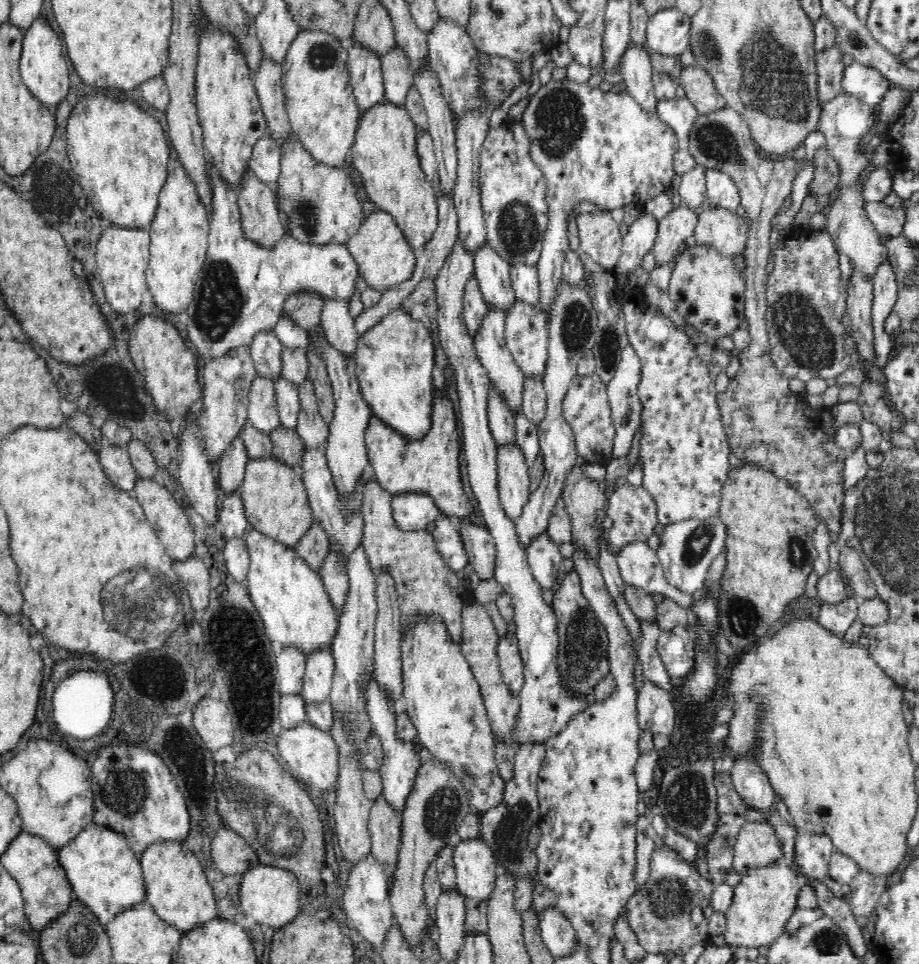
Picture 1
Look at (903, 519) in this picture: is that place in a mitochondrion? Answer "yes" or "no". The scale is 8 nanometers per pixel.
yes

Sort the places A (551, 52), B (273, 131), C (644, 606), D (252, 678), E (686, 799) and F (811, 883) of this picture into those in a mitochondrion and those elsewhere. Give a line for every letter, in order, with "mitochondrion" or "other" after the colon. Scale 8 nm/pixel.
A: other
B: other
C: other
D: mitochondrion
E: mitochondrion
F: other

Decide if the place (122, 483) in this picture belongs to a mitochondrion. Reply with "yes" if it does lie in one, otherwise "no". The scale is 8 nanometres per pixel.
no

